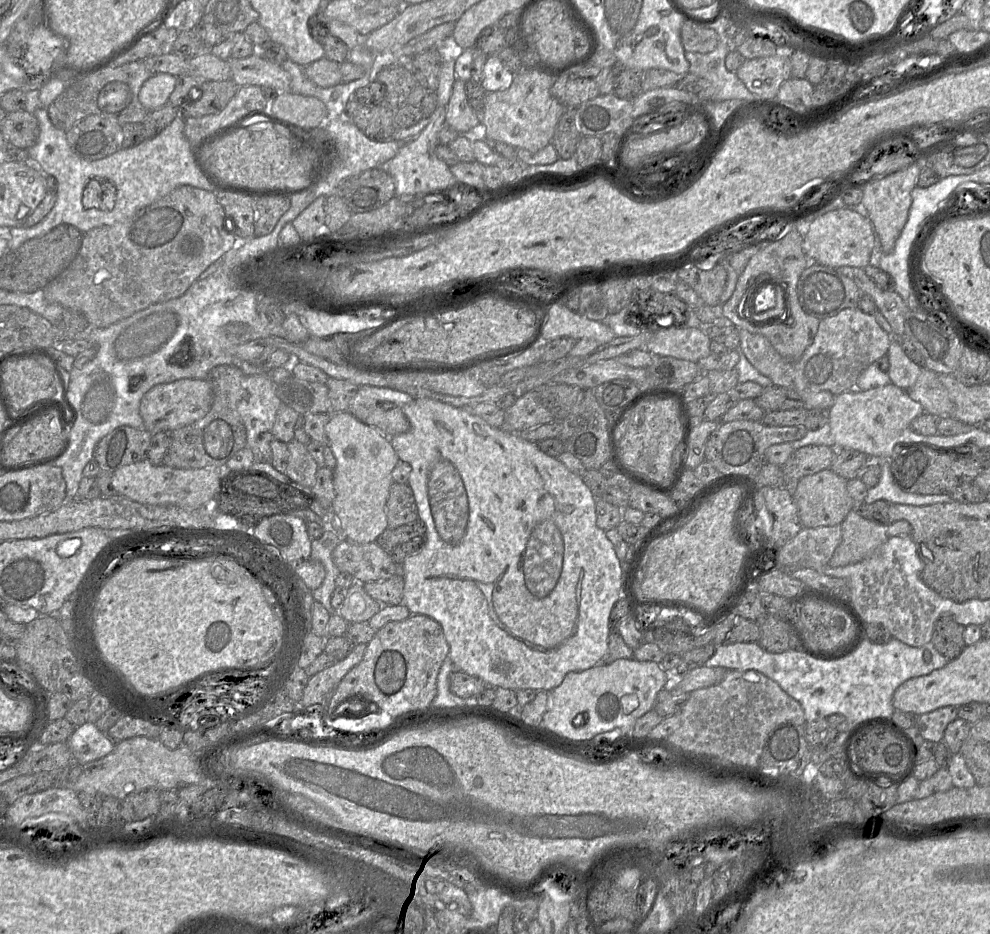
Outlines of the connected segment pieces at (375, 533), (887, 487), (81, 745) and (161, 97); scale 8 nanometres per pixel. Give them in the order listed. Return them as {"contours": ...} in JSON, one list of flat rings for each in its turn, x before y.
{"contours":[[[349,411,333,413,325,426,325,432,328,445,336,458,336,466,333,469,335,499,331,506,331,521,344,539,356,543,377,542,378,537,388,528,386,502,390,487,394,483,392,471,400,461,390,437,377,428,360,421]],[[891,459,871,460,879,462,881,467,881,478,877,485,868,489,867,495,864,499,865,503,884,500,890,504,923,506,954,501,949,494,919,495,903,491,893,483]],[[86,722,75,728,67,741,73,763,86,764,110,754,116,742,98,730,95,723]],[[166,73,153,74,147,79,138,94,142,106,152,112,168,103,176,84,176,77]]]}

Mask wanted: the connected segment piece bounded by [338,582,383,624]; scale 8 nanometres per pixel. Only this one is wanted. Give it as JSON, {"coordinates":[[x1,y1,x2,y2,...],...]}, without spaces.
{"coordinates":[[355,582,347,588,346,597,338,613,350,624,368,622,383,605,373,599,364,589,363,584]]}

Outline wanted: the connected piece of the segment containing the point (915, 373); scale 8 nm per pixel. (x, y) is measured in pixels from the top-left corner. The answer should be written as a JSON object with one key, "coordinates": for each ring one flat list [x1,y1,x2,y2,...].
{"coordinates":[[893,337,887,352,891,383,902,389,909,389,918,379,922,368,914,363,901,348,900,341]]}

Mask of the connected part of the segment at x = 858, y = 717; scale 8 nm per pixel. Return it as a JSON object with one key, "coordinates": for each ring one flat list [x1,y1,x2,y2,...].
{"coordinates":[[865,637,849,655,838,660,816,659,799,648,789,649,782,653,770,653,758,642,750,642,717,646,714,655,705,662,704,666,737,671,755,670,762,673,800,703,806,723,824,719,832,714,844,715,848,720,856,723,877,716,892,717,895,711,893,694,903,682,913,677,928,675,934,670,943,668,949,661,936,650,932,642,921,647,913,647,896,638,884,644,877,644]]}

